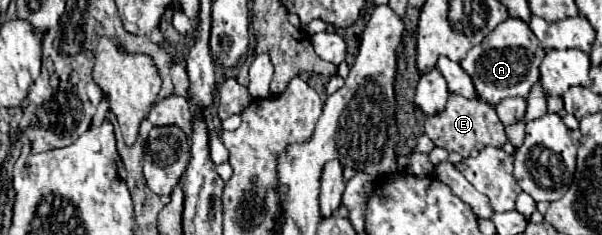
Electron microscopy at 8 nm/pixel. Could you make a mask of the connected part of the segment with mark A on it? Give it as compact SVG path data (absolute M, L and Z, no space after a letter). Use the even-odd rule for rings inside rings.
M509 16L495 30L491 30L479 46L473 46L469 54L461 60L463 70L473 78L477 94L489 104L497 104L501 98L523 96L527 98L533 82L539 78L539 66L545 52L539 46L537 38L529 30L529 24Z

